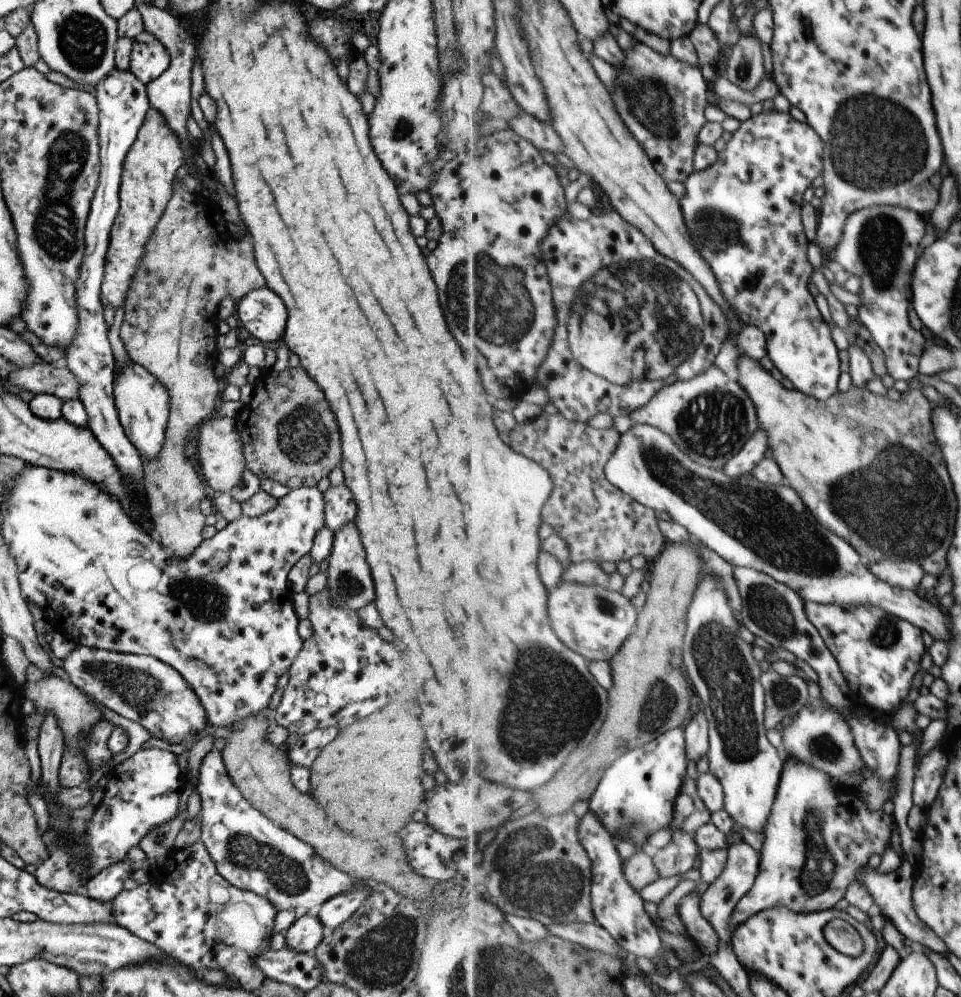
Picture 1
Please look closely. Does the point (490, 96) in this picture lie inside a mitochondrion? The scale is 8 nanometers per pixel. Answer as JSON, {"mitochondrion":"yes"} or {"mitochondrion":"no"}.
{"mitochondrion":"no"}

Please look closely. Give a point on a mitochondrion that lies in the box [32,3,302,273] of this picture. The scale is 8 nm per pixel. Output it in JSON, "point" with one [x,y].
{"point":[81,41]}

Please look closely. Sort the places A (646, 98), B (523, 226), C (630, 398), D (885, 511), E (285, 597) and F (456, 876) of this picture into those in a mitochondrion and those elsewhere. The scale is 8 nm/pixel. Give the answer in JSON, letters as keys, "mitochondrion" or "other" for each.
{"A":"mitochondrion","B":"other","C":"other","D":"mitochondrion","E":"other","F":"other"}

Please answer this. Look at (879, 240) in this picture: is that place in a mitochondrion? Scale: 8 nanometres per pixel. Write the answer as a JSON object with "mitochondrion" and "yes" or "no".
{"mitochondrion":"yes"}

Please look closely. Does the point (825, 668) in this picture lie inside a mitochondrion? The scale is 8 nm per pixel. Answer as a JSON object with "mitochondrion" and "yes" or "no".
{"mitochondrion":"no"}

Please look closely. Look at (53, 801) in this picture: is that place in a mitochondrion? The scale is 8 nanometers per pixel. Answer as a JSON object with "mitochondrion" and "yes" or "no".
{"mitochondrion":"no"}

